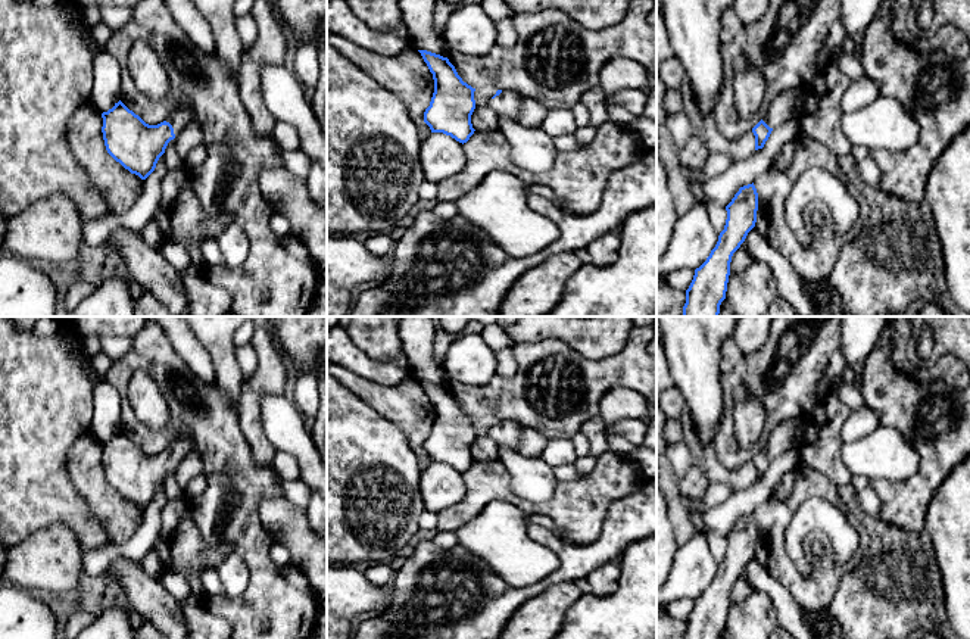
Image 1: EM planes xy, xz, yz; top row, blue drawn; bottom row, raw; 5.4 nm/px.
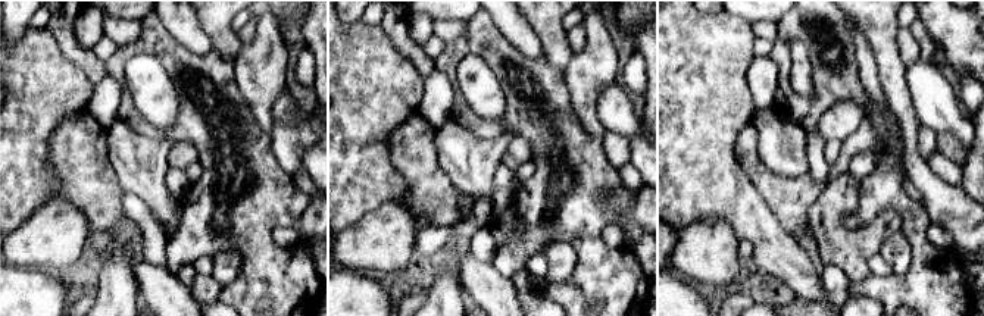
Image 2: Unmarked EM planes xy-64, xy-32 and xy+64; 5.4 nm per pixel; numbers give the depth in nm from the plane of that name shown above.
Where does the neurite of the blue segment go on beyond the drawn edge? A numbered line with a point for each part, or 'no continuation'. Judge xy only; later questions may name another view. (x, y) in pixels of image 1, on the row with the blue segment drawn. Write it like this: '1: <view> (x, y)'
1: xy (178, 118)

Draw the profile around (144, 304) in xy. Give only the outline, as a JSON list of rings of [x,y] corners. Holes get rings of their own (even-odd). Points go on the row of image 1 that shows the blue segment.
[[[135,292],[134,294],[134,317],[177,317],[172,315],[153,294]]]

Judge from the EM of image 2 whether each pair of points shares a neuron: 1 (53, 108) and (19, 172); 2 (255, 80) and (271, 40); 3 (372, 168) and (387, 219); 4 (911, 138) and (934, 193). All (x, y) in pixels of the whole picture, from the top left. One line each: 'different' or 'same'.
1: same
2: same
3: different
4: same

